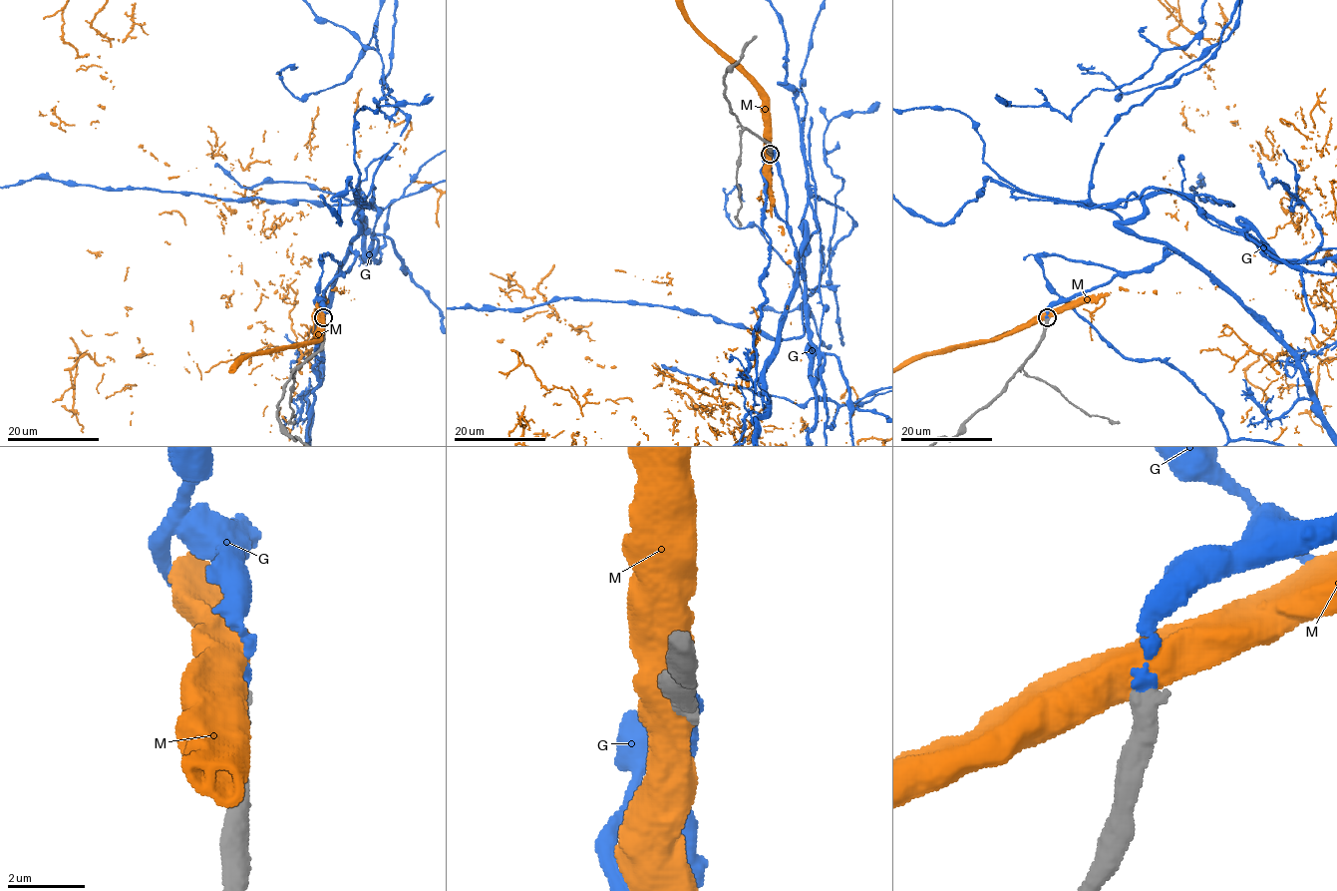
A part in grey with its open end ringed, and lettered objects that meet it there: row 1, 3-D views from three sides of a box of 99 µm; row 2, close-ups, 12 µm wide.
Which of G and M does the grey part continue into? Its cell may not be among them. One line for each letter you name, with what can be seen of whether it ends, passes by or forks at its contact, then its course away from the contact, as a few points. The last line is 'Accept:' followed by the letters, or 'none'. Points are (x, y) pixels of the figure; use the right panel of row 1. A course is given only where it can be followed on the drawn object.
G: it ends
Accept: G

